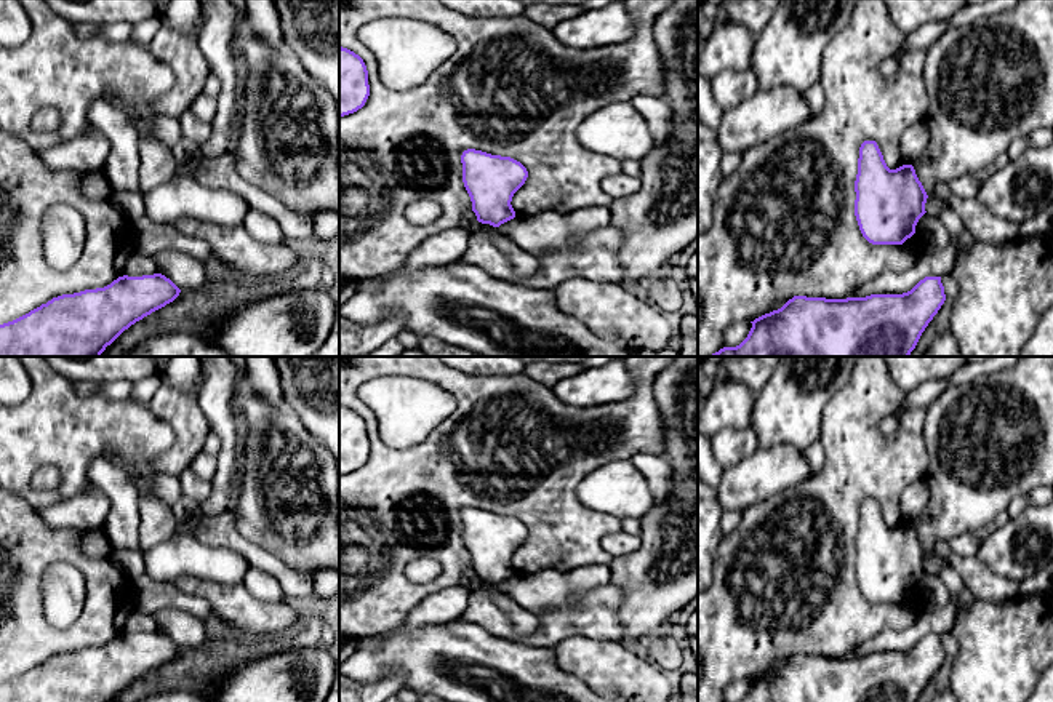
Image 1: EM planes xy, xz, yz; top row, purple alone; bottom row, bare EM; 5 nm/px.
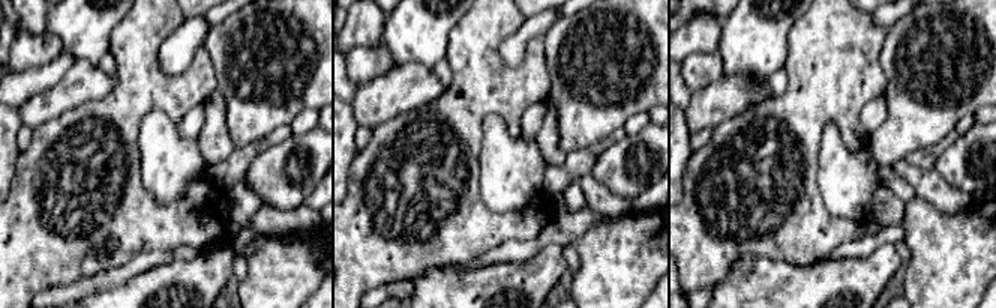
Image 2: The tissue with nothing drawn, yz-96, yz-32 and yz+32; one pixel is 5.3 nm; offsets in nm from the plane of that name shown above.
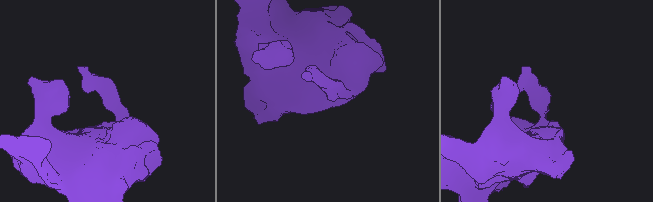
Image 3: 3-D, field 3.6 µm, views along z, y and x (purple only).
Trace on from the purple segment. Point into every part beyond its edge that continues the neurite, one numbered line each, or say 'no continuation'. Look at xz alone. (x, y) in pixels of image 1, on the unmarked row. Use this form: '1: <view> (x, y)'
no continuation

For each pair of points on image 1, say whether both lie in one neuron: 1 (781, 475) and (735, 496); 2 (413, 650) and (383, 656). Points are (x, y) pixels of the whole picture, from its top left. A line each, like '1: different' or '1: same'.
1: same
2: same

